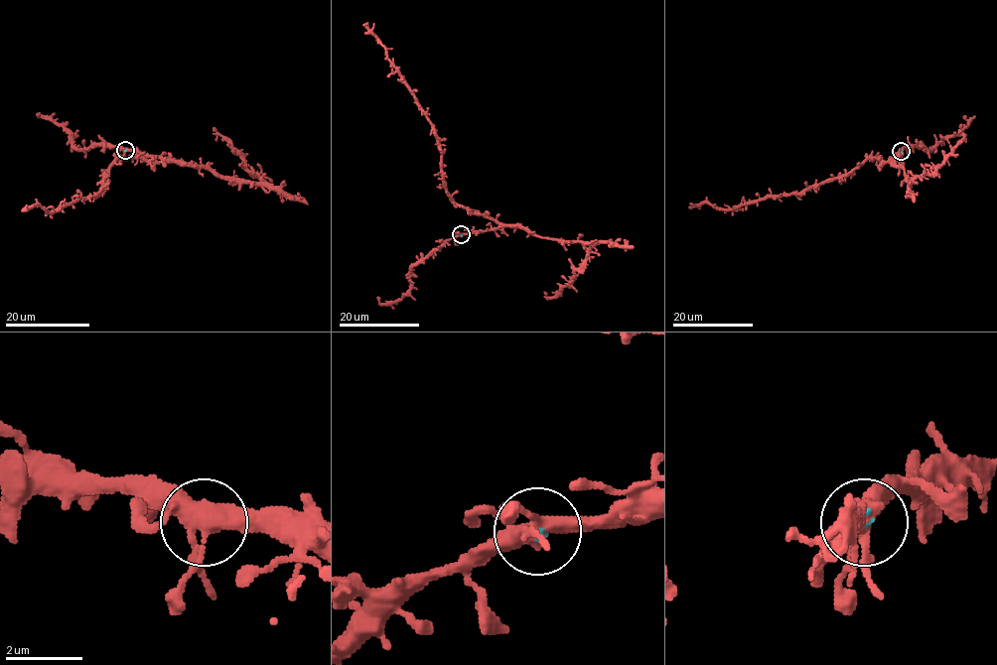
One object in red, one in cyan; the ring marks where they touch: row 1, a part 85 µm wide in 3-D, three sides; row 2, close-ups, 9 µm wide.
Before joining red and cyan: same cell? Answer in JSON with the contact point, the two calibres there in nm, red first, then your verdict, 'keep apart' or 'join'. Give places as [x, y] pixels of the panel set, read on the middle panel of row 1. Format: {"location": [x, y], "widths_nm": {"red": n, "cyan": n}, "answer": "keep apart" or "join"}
{"location": [461, 234], "widths_nm": {"red": 420, "cyan": 80}, "answer": "join"}

